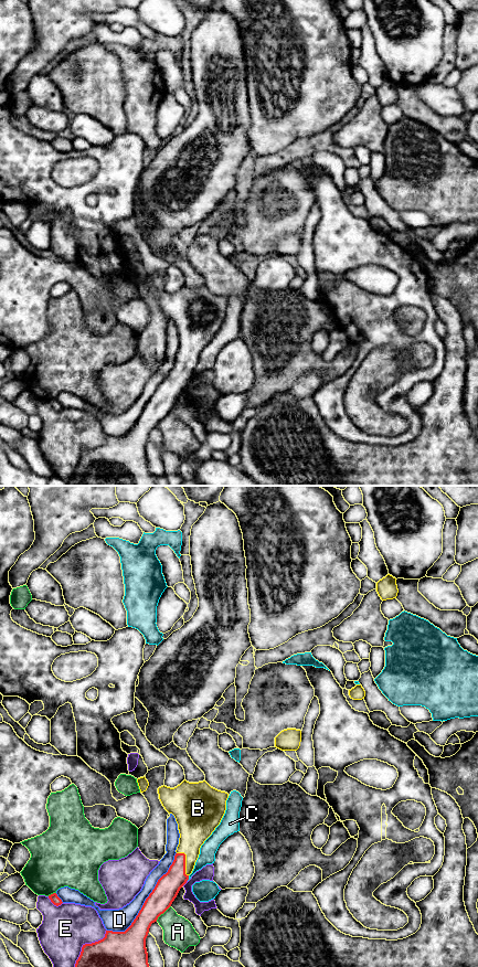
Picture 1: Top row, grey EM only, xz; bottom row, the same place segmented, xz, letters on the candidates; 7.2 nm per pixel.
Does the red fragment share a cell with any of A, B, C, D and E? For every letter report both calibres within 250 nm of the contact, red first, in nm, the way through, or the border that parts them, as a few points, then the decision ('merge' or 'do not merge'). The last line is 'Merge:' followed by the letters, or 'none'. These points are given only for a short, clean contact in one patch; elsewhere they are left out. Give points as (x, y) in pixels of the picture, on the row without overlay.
A: calibres 170 and 220 nm; do not merge
B: calibres 170 and 220 nm; way xz (168, 392), (177, 382), (184, 367), (194, 335); merge
C: calibres 170 and 120 nm; do not merge
D: calibres 170 and 160 nm; do not merge
E: calibres 460 and 360 nm; do not merge
Merge: B

